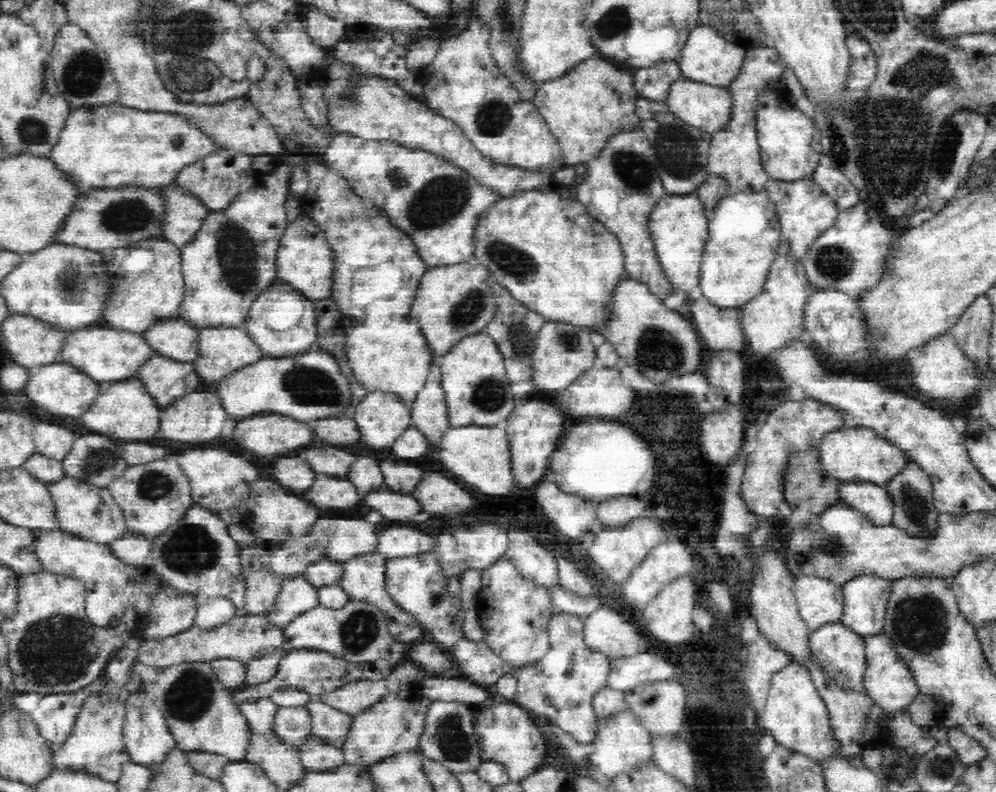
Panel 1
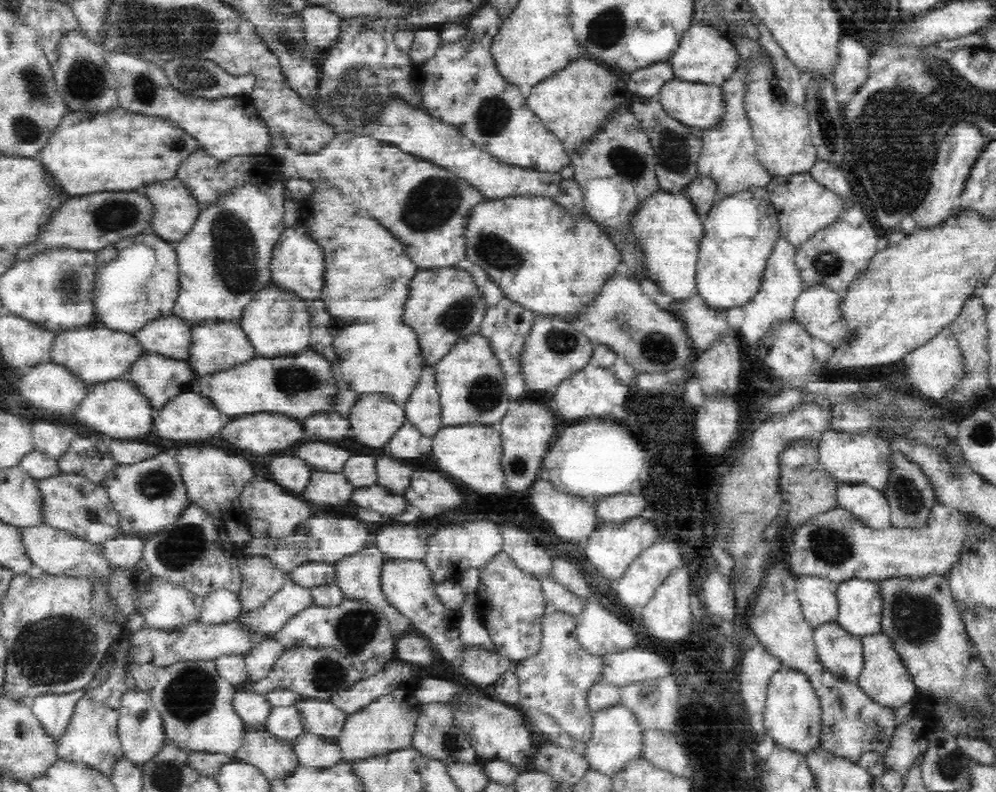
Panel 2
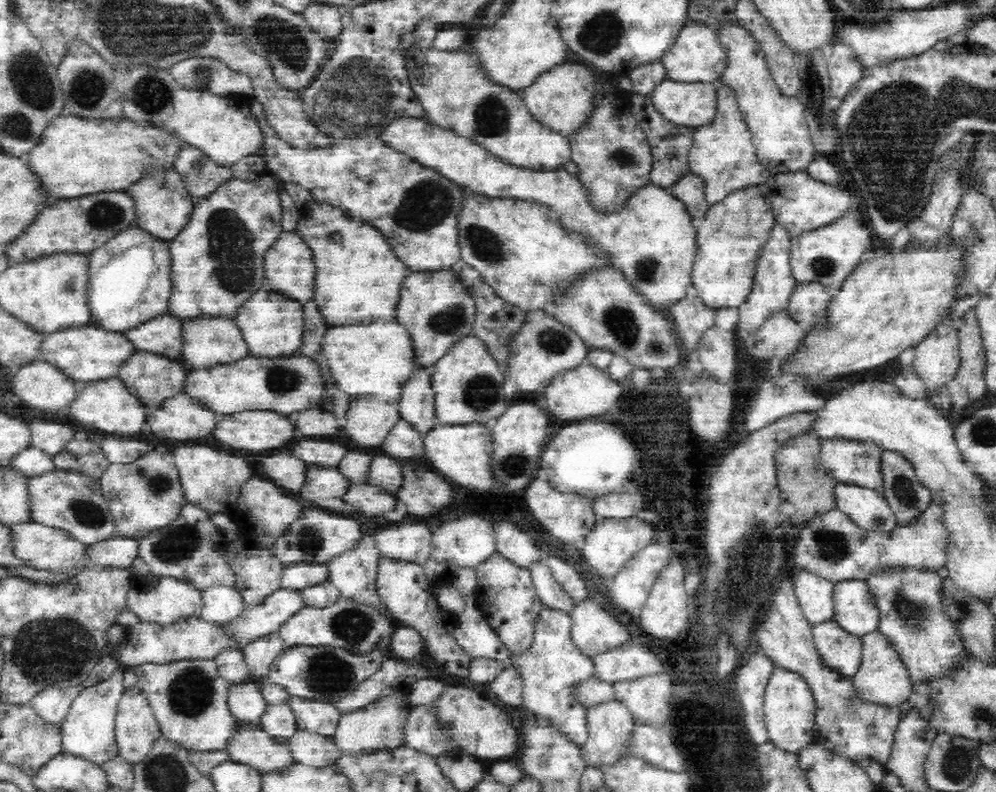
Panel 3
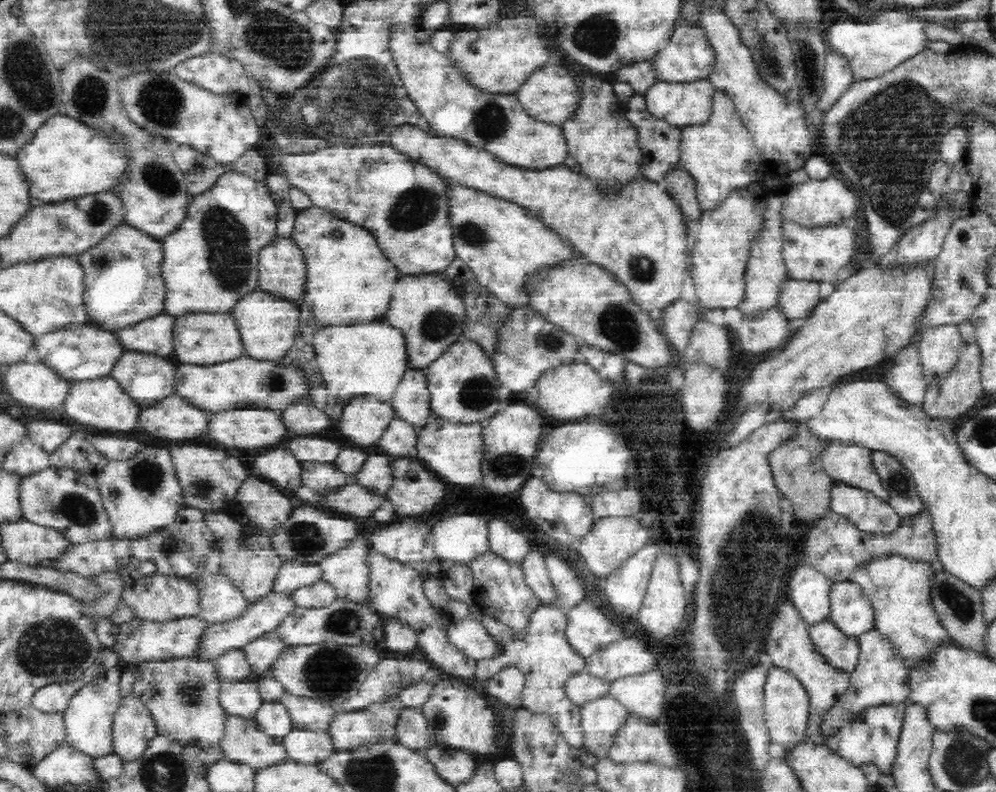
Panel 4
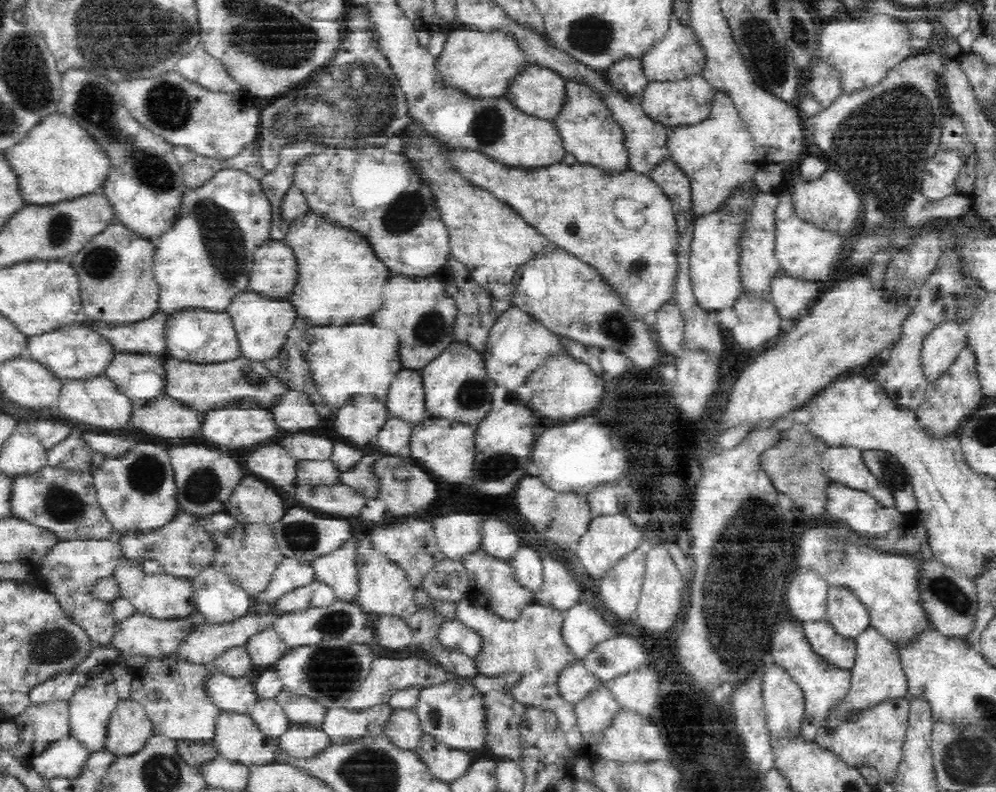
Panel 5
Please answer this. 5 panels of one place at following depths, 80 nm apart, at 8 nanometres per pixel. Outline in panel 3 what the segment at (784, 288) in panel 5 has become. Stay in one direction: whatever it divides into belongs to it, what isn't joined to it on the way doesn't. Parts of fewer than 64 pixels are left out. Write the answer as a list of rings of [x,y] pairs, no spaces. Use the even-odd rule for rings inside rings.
[[[796,282],[788,295],[785,309],[796,322],[811,327],[821,317],[823,306],[830,297],[822,283]]]

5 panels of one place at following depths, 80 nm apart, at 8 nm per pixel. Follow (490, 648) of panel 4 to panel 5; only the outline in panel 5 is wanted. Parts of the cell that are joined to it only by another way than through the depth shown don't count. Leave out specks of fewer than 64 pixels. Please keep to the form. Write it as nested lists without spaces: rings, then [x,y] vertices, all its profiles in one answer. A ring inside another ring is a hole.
[[[458,619],[444,622],[437,628],[437,640],[443,648],[473,657],[479,649],[479,636]]]

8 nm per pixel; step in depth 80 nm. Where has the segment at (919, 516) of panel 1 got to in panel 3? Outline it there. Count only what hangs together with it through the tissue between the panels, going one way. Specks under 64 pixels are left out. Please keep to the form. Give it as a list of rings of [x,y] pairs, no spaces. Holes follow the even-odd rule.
[[[882,451],[878,457],[882,496],[898,524],[913,522],[931,504],[930,493],[916,480],[914,469],[897,452]]]

